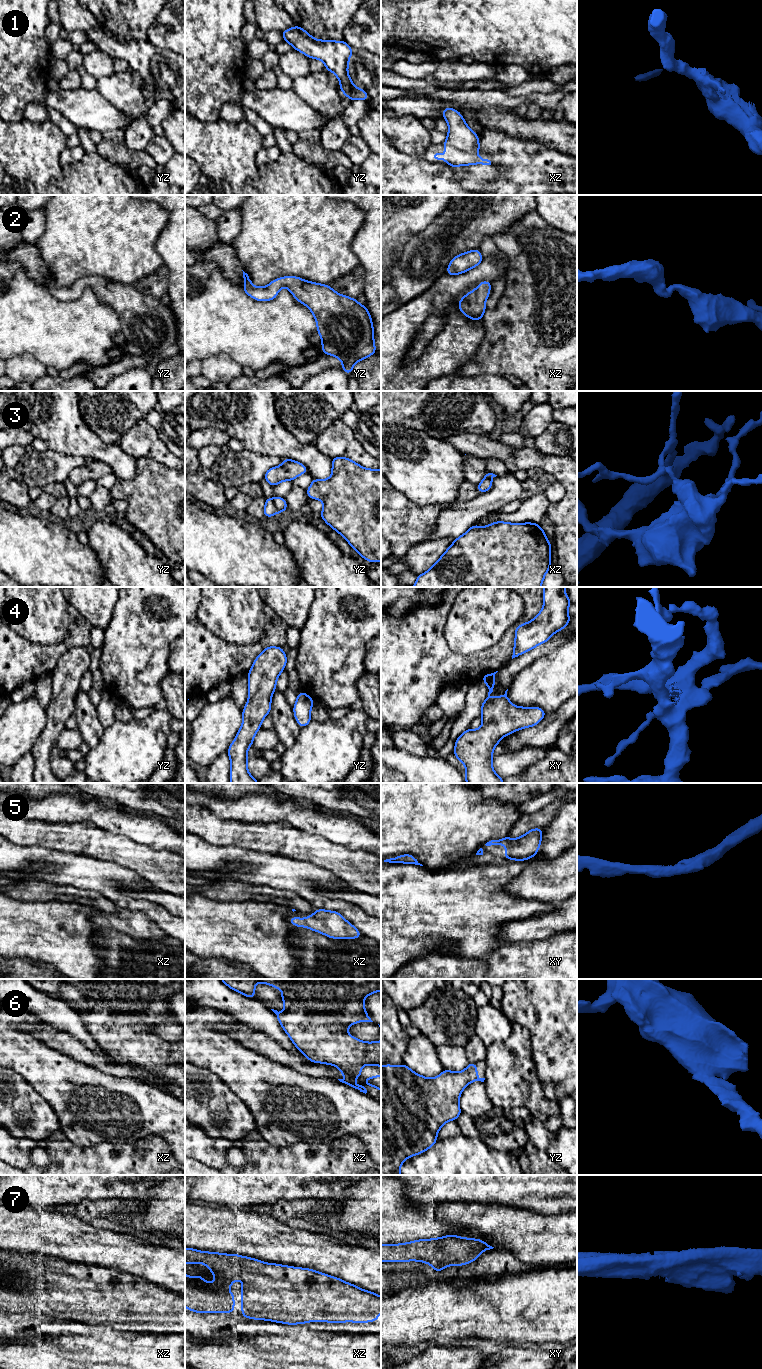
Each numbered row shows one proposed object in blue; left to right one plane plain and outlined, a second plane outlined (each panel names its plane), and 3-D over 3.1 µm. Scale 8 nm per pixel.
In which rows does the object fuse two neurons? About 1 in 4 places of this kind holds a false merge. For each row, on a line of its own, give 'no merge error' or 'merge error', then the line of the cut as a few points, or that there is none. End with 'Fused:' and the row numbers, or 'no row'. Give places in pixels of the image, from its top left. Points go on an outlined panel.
1: no merge error; cut none
2: no merge error; cut none
3: merge error; cut yz (272, 498), (277, 511)
4: no merge error; cut none
5: no merge error; cut none
6: no merge error; cut none
7: no merge error; cut none
Fused: 3

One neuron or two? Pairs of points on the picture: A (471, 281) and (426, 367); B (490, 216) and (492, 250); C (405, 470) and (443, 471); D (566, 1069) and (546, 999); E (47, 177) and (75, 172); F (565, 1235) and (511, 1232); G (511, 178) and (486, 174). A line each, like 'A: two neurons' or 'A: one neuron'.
A: one neuron
B: two neurons
C: one neuron
D: one neuron
E: two neurons
F: one neuron
G: two neurons

